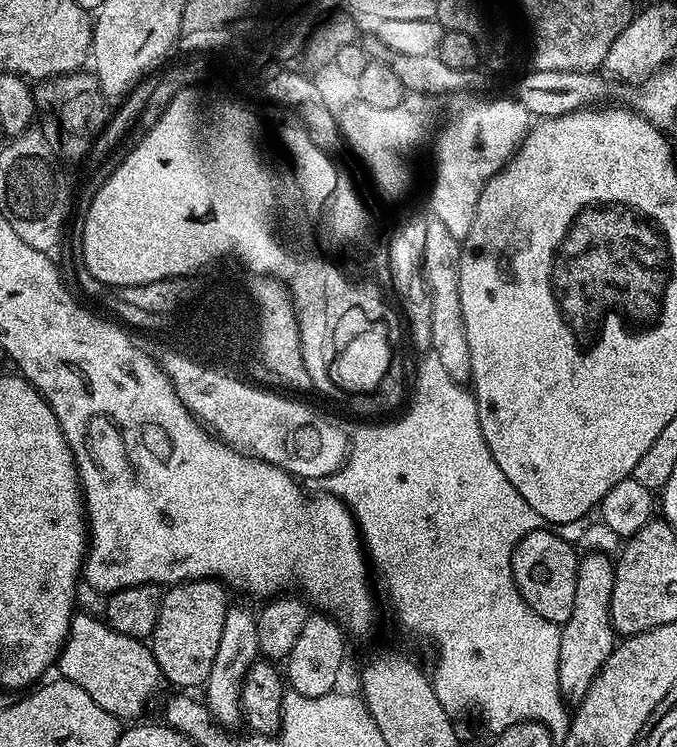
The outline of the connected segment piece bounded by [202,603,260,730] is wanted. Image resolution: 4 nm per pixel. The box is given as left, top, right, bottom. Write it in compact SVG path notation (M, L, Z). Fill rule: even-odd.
M233 603L226 614L226 622L222 626L222 639L218 642L218 654L214 654L214 666L210 666L210 674L207 682L202 685L203 699L208 705L208 712L212 715L213 721L219 724L225 730L235 729L235 724L241 723L242 715L240 712L240 691L242 682L246 678L246 670L260 656L260 647L258 646L258 626L256 625L257 613L251 612L242 605Z

